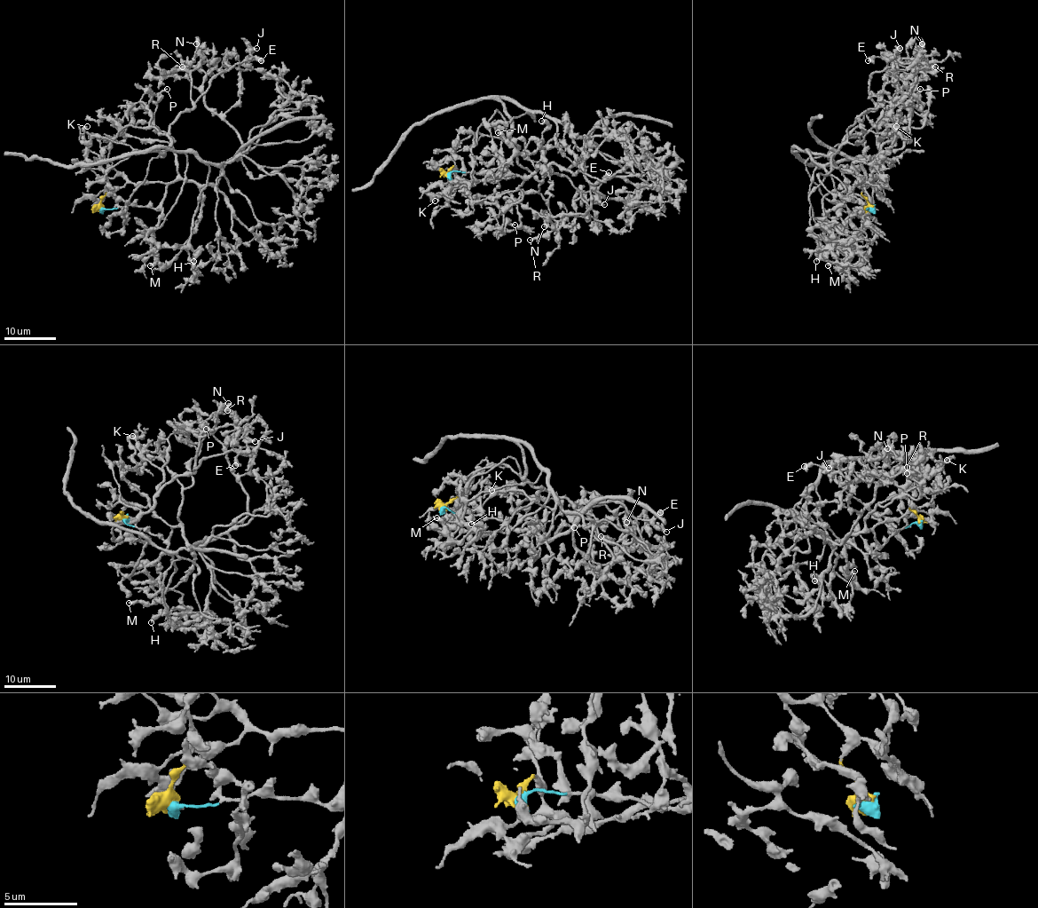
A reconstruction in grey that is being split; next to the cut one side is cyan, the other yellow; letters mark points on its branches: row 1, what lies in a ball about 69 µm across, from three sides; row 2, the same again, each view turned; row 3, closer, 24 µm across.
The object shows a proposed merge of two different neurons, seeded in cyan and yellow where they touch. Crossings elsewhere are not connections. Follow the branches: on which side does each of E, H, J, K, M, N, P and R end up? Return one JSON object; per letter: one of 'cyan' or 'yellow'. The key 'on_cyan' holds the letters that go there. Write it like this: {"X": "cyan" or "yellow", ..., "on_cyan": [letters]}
{"E": "yellow", "H": "yellow", "J": "yellow", "K": "yellow", "M": "yellow", "N": "yellow", "P": "cyan", "R": "cyan", "on_cyan": ["P", "R"]}

